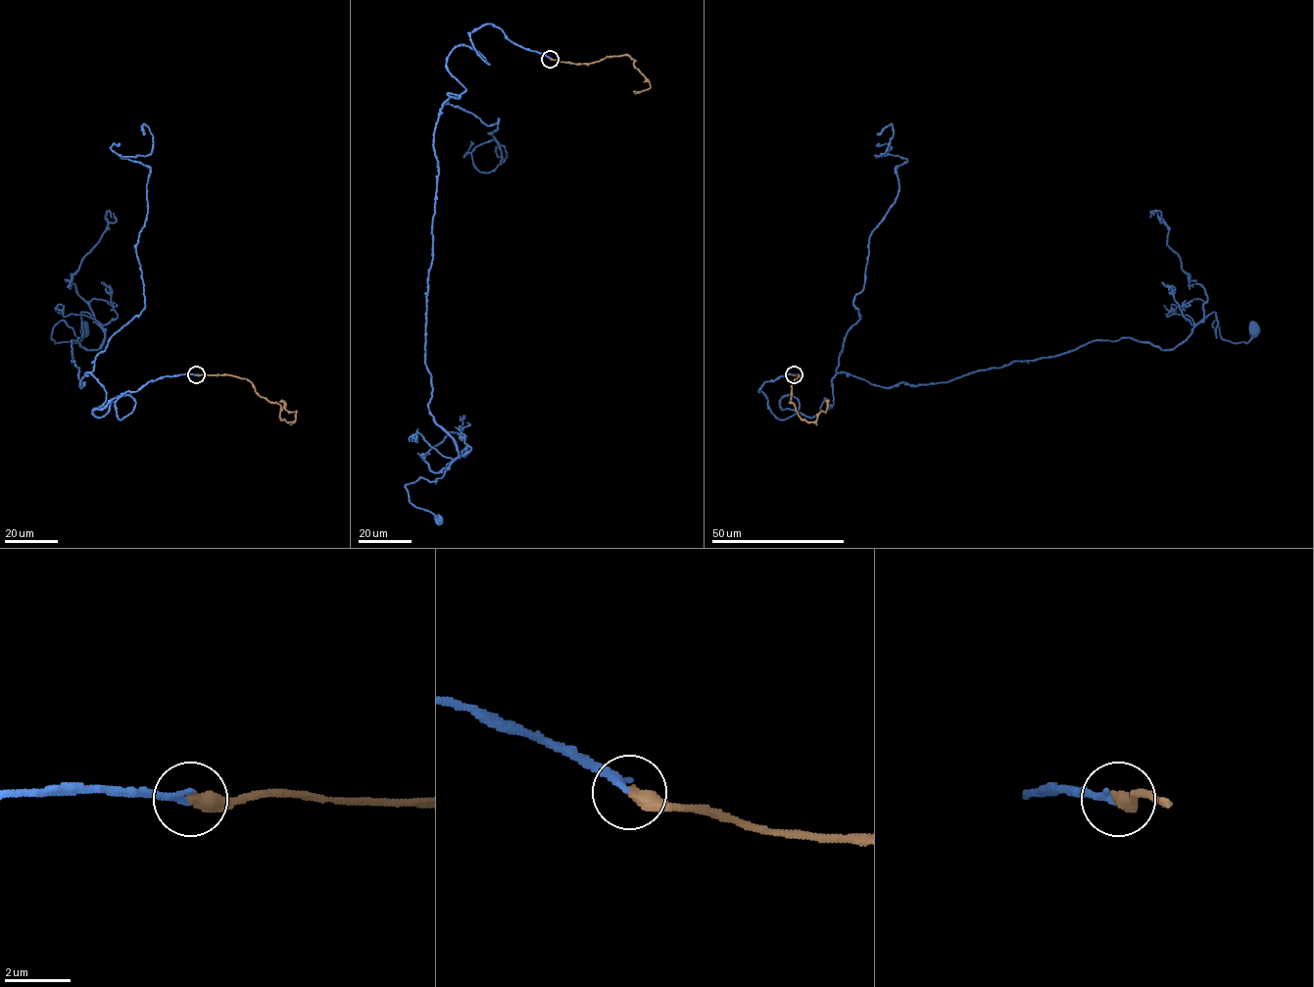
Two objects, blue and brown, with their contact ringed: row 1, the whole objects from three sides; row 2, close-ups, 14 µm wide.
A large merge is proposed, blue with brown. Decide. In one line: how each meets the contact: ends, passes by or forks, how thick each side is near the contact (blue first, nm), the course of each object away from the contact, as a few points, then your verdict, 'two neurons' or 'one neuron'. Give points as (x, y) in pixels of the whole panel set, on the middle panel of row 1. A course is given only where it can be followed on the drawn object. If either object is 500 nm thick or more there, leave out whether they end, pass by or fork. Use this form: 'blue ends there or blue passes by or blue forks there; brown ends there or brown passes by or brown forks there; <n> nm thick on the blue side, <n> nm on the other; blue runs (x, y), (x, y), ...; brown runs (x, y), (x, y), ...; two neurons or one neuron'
blue ends there; brown ends there; 200 nm thick on the blue side, 460 nm on the other; blue runs (550, 58), (488, 24), (489, 64), (446, 62), (425, 360), (458, 457), (405, 487), (438, 518); brown runs (550, 58), (587, 64), (606, 57), (626, 55), (634, 60), (633, 66), (649, 81), (650, 87), (635, 94); one neuron

